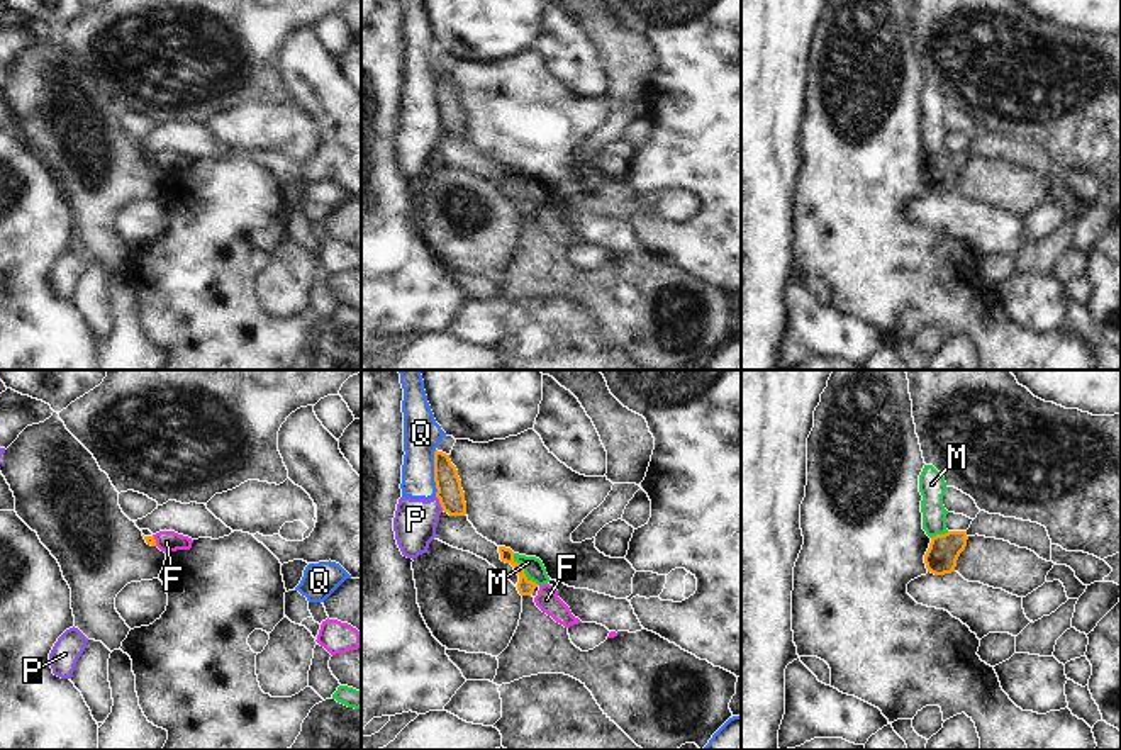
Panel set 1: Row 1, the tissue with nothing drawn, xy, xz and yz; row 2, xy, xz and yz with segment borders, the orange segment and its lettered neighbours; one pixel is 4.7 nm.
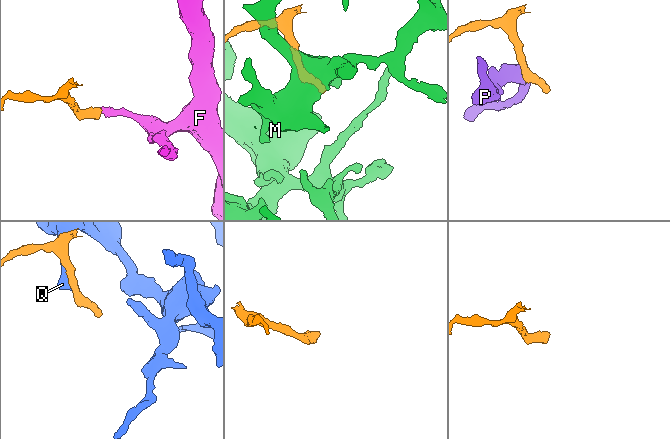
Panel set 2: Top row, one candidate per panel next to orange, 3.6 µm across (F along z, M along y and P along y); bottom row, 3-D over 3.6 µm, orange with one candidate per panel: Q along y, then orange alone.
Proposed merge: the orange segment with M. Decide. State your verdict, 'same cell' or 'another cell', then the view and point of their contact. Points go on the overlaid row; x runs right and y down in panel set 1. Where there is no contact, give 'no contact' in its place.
another cell; meets orange in xz at (523, 570)

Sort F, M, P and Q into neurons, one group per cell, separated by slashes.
F / M / P Q

